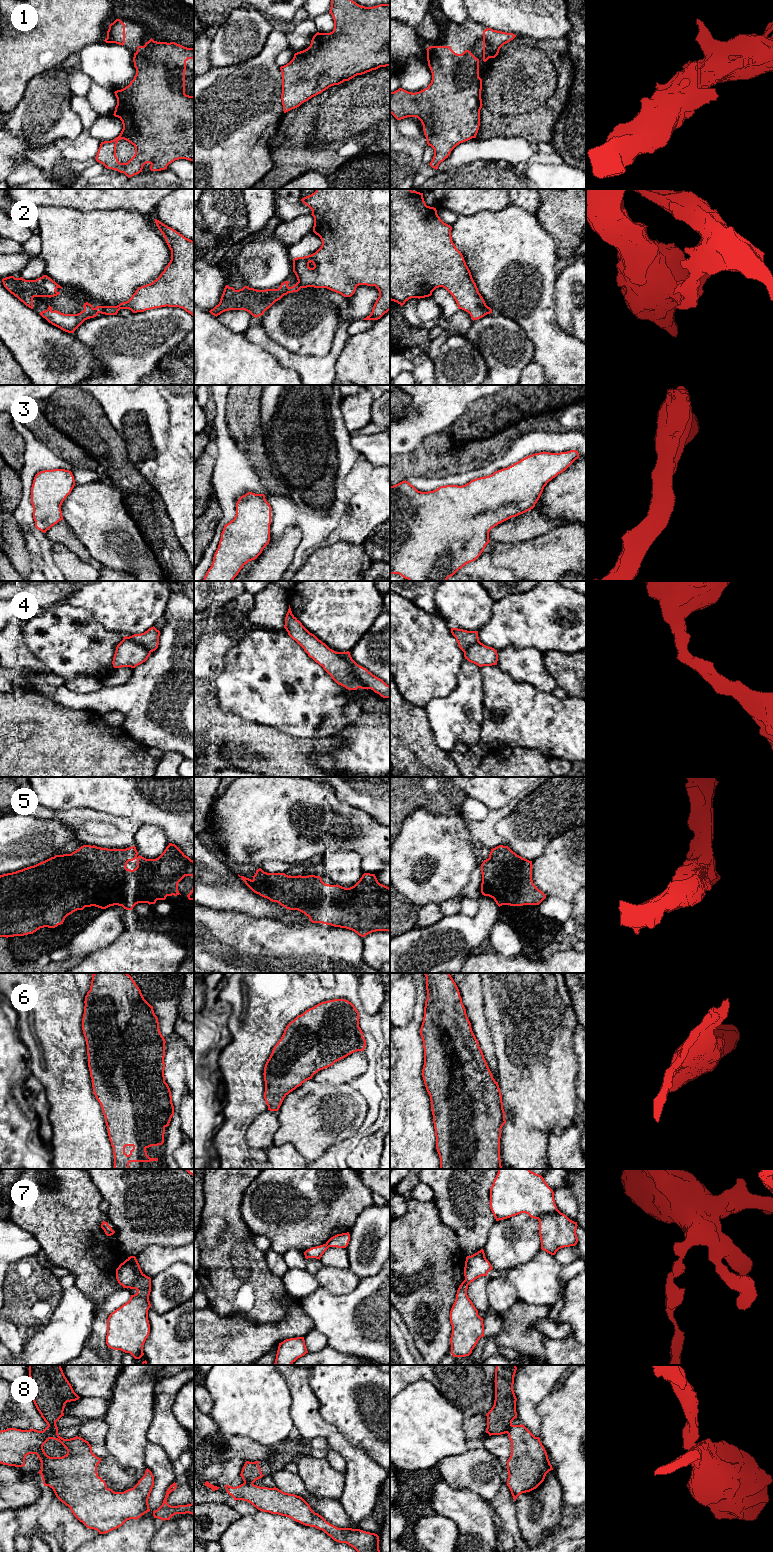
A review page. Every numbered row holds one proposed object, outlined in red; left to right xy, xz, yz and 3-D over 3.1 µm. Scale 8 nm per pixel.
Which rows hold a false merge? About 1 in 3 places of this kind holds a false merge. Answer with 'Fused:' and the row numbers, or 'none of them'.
Fused: 2, 4, 7, 8

